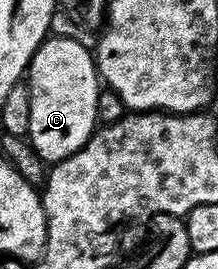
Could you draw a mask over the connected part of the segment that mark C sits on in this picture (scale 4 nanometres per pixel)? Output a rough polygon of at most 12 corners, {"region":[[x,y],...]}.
{"region":[[47,37],[32,56],[29,139],[53,164],[96,129],[91,47]]}

